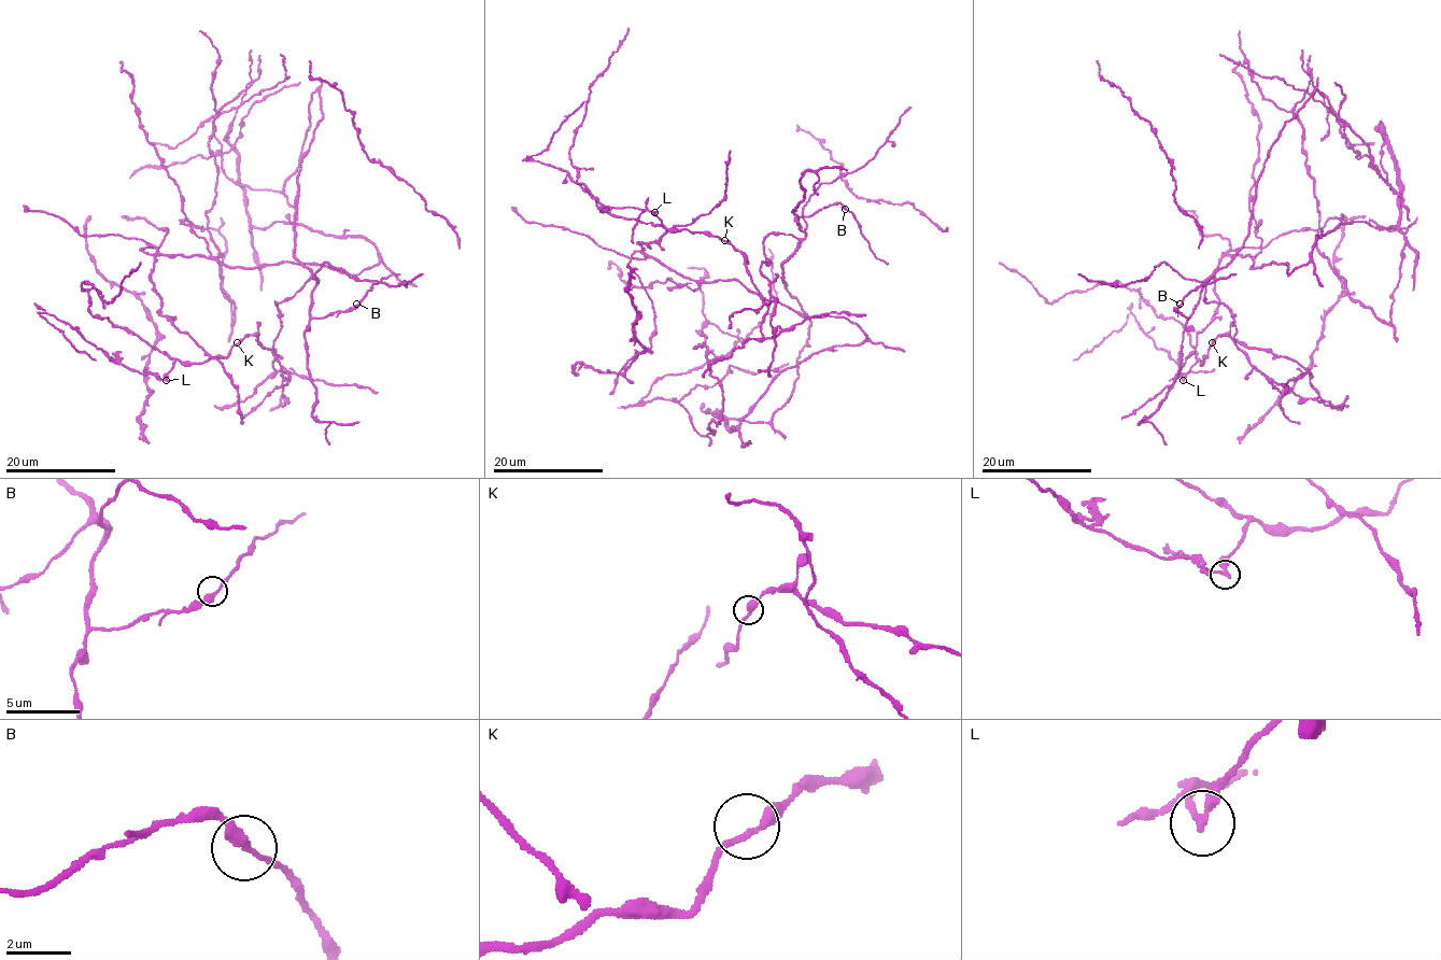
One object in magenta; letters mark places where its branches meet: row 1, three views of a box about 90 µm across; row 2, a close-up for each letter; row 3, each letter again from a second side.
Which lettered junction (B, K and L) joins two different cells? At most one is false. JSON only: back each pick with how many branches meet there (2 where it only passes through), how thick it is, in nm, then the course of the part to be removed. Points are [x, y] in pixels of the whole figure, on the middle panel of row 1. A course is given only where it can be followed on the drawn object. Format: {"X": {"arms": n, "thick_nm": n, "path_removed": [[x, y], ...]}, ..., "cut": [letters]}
{"L": {"arms": 2, "thick_nm": 260, "path_removed": [[653, 211], [603, 206], [565, 171], [526, 159], [548, 147], [553, 133], [583, 101]]}, "cut": ["L"]}

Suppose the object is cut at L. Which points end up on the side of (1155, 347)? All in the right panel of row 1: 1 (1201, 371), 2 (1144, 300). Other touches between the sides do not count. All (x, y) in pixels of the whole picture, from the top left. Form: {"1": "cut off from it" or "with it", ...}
{"1": "with it", "2": "cut off from it"}

